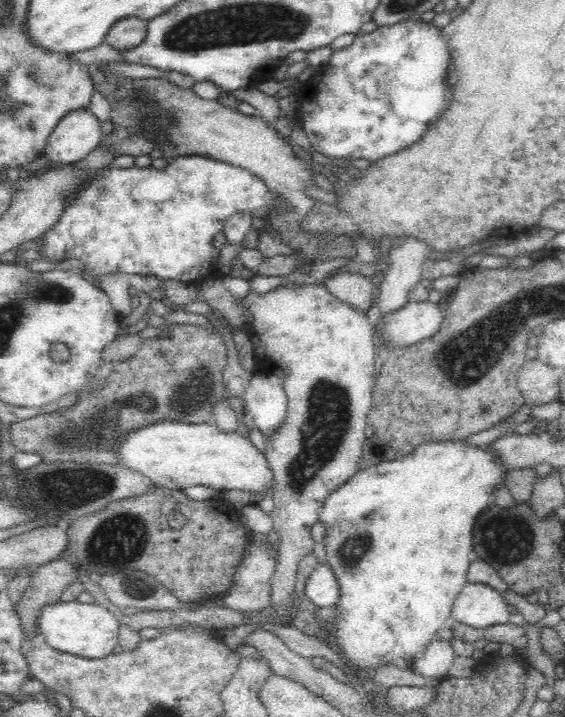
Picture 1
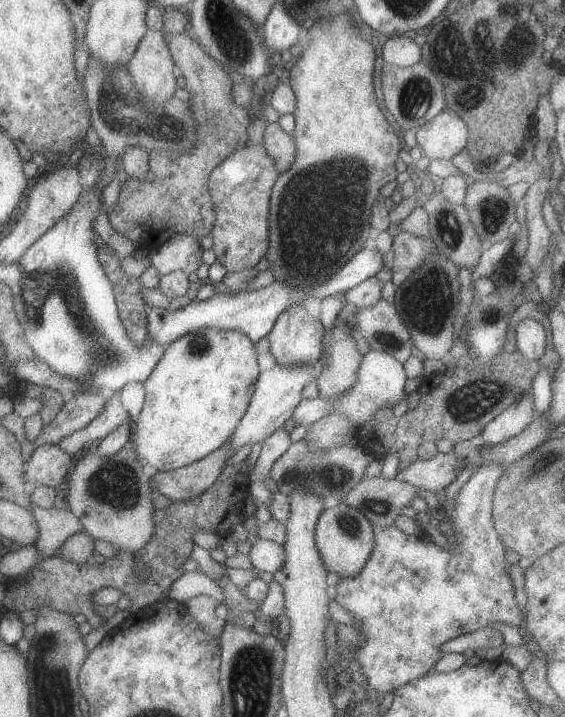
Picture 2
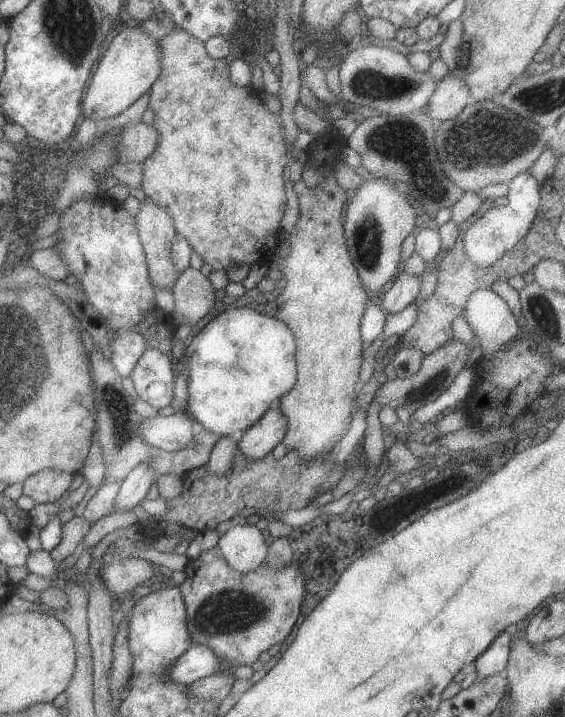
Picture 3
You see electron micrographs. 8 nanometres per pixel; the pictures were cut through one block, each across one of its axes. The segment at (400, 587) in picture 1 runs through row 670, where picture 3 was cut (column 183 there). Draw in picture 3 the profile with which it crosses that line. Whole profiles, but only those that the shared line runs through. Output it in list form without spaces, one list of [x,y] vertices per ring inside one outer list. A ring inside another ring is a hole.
[[[233,308],[226,310],[222,314],[218,314],[213,320],[205,324],[204,328],[193,338],[190,346],[188,346],[184,356],[182,357],[181,369],[188,379],[188,416],[198,427],[204,427],[207,431],[222,436],[231,435],[236,430],[245,432],[249,430],[270,408],[277,405],[278,401],[284,394],[290,392],[290,388],[296,384],[296,344],[294,344],[294,336],[292,331],[286,324],[275,317],[269,317],[264,312],[258,313],[252,308]]]

